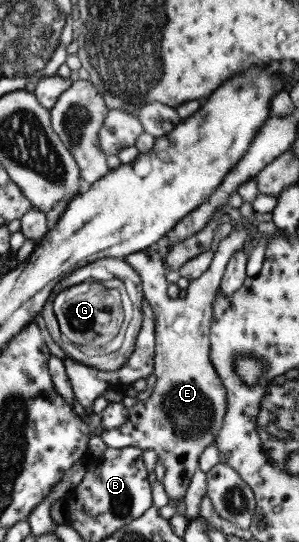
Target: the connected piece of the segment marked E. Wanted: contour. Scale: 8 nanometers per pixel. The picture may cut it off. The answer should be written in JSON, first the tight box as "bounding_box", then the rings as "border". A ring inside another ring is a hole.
{"bounding_box":[100,218,252,504],"border":[[[243,218],[242,224],[235,224],[223,238],[212,256],[209,268],[204,274],[190,282],[183,298],[171,299],[165,289],[165,278],[157,280],[157,256],[151,247],[128,254],[125,263],[140,276],[142,296],[152,308],[154,321],[153,370],[155,383],[151,395],[134,403],[127,409],[126,422],[117,429],[103,430],[100,439],[106,448],[128,446],[149,449],[156,452],[165,469],[161,485],[169,504],[182,500],[187,486],[197,468],[197,457],[204,448],[211,445],[222,423],[226,409],[225,389],[209,360],[209,329],[212,317],[212,302],[229,262],[231,253],[243,249],[247,233],[252,229]],[[153,418],[167,418],[171,426],[171,444],[165,448],[165,432],[153,432]]]}

